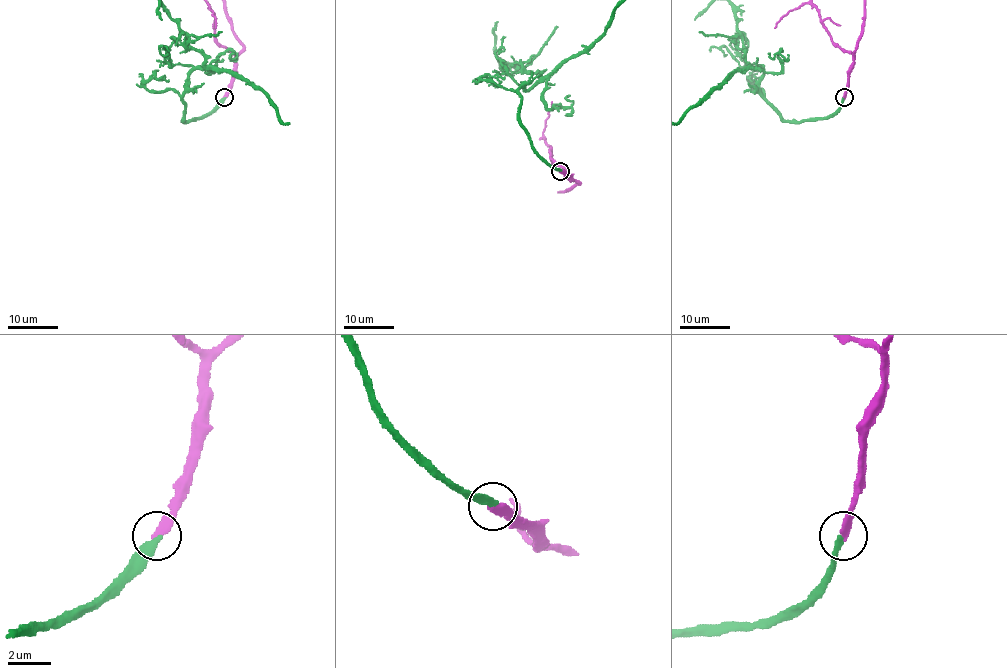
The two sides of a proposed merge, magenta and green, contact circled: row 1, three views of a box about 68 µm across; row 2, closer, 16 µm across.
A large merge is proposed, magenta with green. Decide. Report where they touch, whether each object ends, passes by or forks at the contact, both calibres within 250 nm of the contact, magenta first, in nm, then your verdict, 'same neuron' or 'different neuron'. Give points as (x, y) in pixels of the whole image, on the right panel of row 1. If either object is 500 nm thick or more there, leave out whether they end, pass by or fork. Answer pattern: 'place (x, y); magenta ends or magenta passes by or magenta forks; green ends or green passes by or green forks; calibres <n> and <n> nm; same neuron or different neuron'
place (844, 97); magenta ends; green ends; calibres 320 and 340 nm; same neuron

